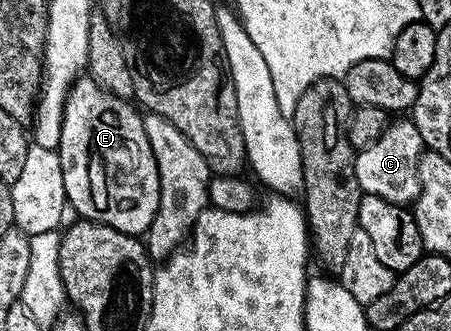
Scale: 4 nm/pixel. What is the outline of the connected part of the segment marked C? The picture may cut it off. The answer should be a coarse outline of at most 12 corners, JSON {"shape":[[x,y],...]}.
{"shape":[[390,120],[355,156],[362,194],[412,206],[425,141]]}

